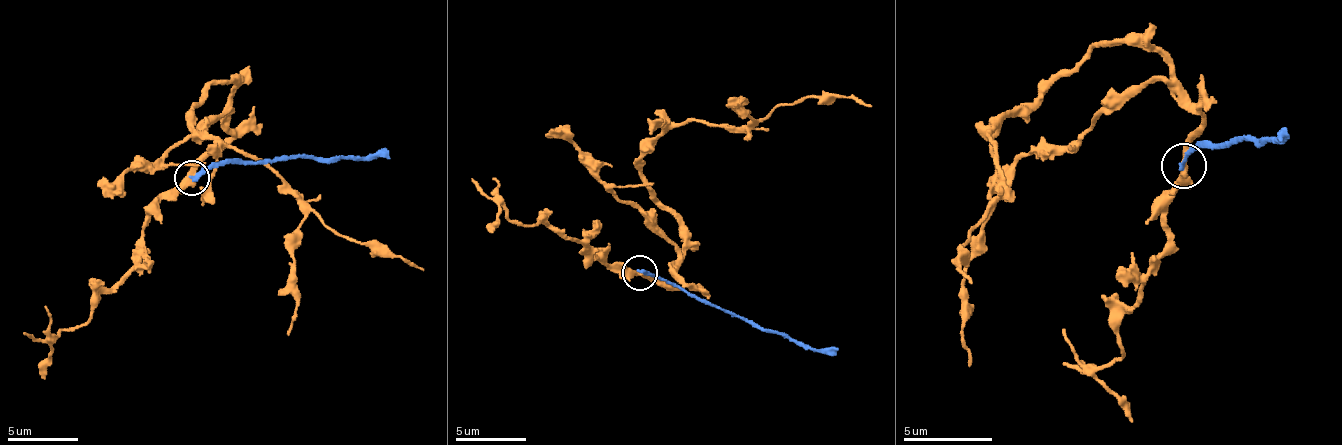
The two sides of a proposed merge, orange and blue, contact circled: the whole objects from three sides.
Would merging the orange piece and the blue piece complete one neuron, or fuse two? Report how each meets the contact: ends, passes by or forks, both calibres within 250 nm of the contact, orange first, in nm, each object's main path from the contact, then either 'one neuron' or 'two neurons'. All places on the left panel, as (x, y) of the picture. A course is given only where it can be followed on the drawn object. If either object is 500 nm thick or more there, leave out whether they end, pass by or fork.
orange passes by; blue ends; calibres 400 and 240 nm; course orange (193, 179), (228, 137), (231, 84), (214, 84), (193, 126), (256, 154), (330, 228), (424, 270); course blue (193, 179), (217, 165), (389, 151); two neurons

